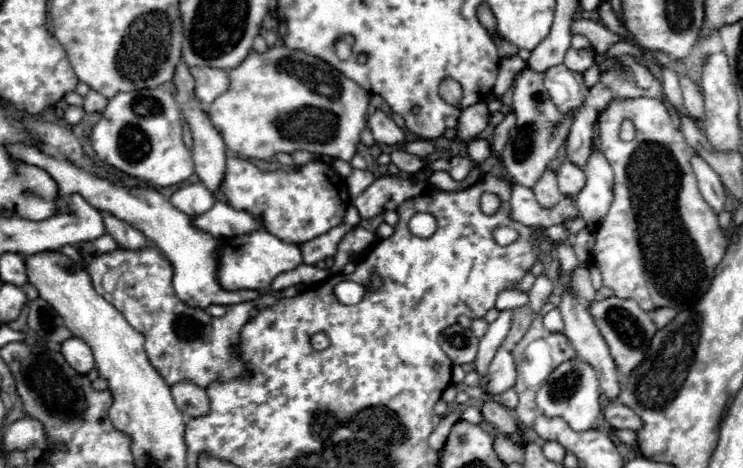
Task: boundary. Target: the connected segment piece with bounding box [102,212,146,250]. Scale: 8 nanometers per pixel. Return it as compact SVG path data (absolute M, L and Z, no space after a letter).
M102 212L102 218L106 232L120 244L120 248L138 250L146 246L146 236L138 228L132 228L132 224L124 224L124 220L116 220L116 216L112 216L110 212Z

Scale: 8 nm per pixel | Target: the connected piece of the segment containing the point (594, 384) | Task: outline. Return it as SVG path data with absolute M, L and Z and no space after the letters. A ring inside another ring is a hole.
M578 358L562 362L538 390L536 404L548 418L566 420L568 426L576 432L590 430L596 418L600 416L600 388L598 388L598 380L592 366Z

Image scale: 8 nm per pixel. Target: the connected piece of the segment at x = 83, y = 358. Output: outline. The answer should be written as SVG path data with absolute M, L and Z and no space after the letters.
M68 338L62 346L60 346L62 356L68 360L68 364L80 372L80 374L88 374L94 368L94 356L92 350L88 348L88 344L84 344L80 338Z

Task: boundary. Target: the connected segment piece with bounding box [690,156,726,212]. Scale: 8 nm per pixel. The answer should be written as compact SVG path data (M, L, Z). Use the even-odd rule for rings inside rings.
M692 156L690 164L692 164L692 170L698 178L698 186L700 186L700 192L704 196L704 200L714 208L714 212L722 212L724 202L726 202L726 190L722 186L720 176L700 156Z

